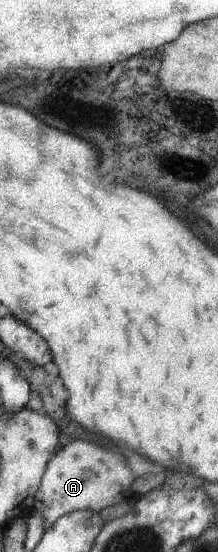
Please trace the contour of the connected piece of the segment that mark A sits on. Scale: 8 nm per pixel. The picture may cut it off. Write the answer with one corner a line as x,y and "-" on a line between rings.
73,440
58,448
47,462
40,486
33,495
31,508
45,518
43,530
47,530
57,518
68,512
101,512
107,506
119,504
129,495
129,485
134,478
126,457
125,448
119,452
119,449
103,448
83,440

